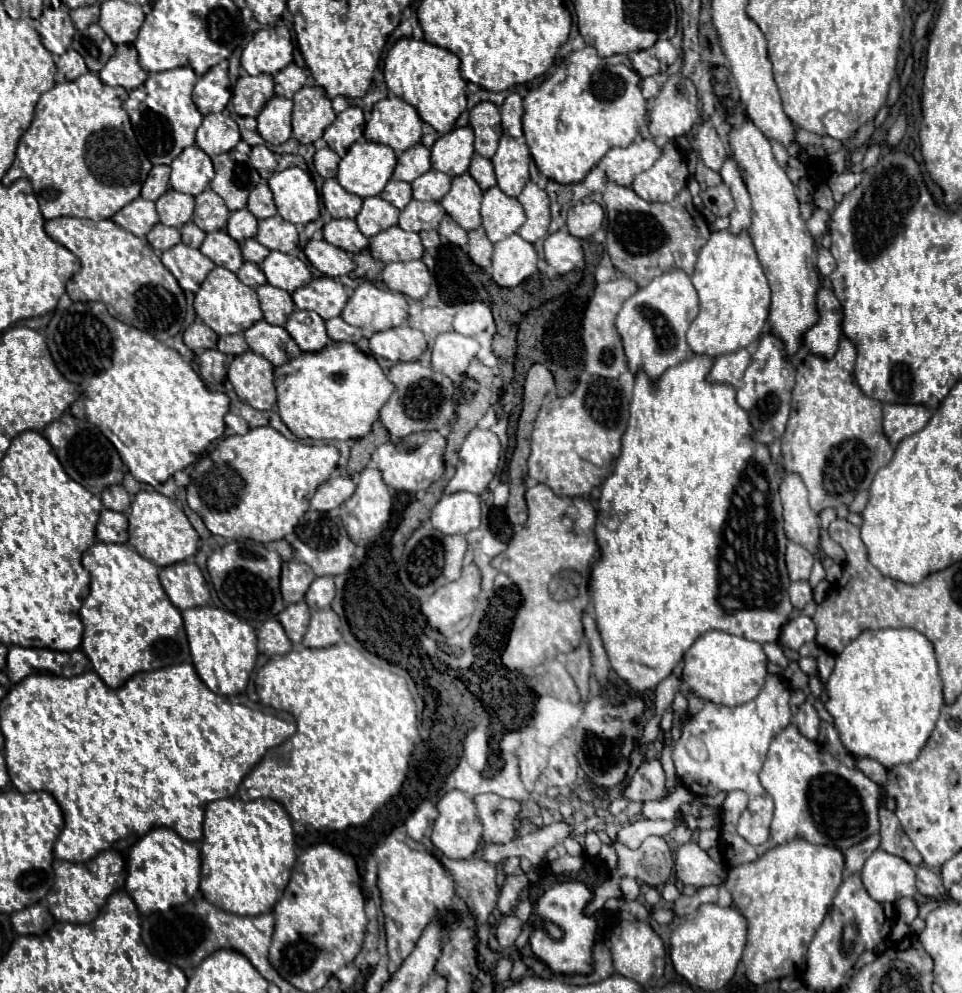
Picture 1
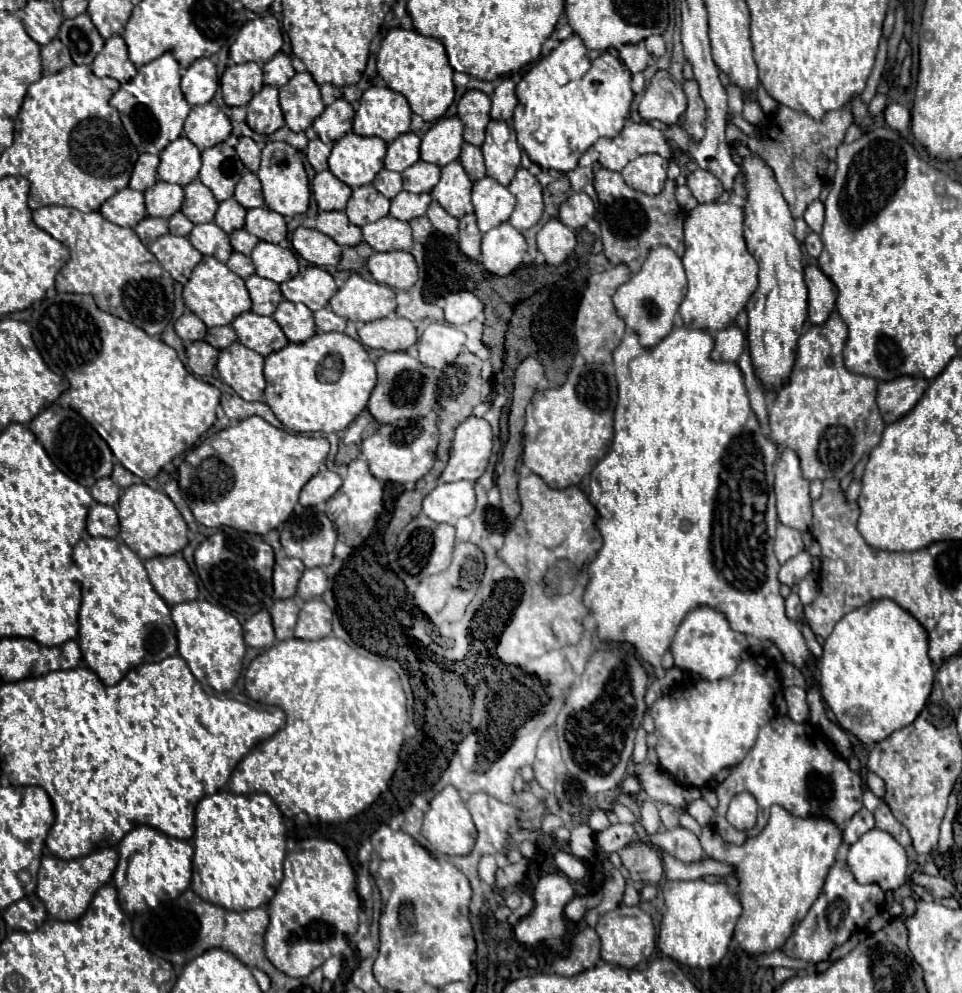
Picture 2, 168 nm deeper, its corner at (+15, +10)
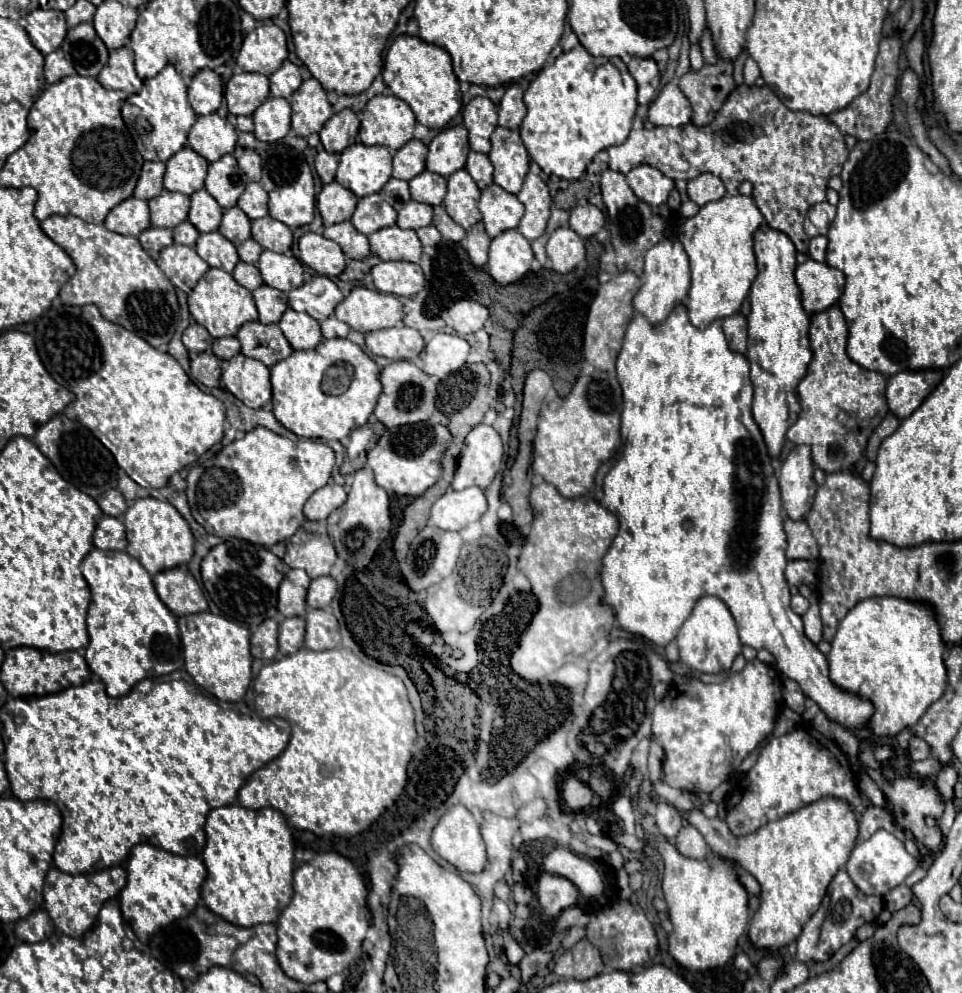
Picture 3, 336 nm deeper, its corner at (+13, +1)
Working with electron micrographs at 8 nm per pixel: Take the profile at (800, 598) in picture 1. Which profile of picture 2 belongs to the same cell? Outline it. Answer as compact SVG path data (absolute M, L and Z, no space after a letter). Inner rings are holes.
M804 550L798 556L790 558L786 564L782 564L778 578L782 584L788 584L790 588L794 588L810 572L812 572L812 556Z

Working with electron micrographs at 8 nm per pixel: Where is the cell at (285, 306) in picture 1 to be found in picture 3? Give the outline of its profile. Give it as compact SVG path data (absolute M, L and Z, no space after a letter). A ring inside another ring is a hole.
M260 285L258 289L252 291L256 307L258 307L258 321L262 323L278 323L282 313L288 309L286 295L274 287Z

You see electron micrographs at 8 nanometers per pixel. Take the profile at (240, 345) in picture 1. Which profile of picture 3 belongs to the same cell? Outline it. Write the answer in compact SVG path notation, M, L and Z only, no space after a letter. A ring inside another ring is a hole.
M220 337L220 339L214 339L212 351L220 359L230 359L230 357L234 357L234 355L240 353L240 341L236 337Z

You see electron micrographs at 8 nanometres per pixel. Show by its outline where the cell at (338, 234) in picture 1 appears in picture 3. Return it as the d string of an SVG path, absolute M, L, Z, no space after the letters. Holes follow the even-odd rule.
M342 221L324 229L324 237L336 241L348 259L364 259L370 255L368 237L354 229L350 221Z

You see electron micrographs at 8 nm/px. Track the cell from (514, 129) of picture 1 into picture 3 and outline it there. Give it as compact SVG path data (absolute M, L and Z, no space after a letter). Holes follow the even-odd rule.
M512 83L498 105L498 125L506 129L518 129L524 115L526 105L522 101L522 89L516 83Z

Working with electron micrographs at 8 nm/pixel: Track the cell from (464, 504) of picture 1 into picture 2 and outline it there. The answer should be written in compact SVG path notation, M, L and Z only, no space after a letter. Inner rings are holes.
M460 480L450 484L438 484L422 504L422 512L444 524L456 524L460 518L468 516L476 506L476 494L474 494L474 482Z

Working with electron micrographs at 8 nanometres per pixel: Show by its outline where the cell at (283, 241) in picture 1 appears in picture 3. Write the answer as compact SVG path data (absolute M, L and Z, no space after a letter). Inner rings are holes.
M270 215L252 221L252 239L256 239L264 249L270 249L274 253L286 253L292 247L290 229Z

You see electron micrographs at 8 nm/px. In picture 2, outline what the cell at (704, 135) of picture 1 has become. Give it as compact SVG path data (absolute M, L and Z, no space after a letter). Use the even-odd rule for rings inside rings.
M684 80L684 94L688 98L688 108L686 108L686 130L692 136L694 142L700 142L704 138L704 122L706 122L706 106L704 100L698 92L698 82L696 80Z

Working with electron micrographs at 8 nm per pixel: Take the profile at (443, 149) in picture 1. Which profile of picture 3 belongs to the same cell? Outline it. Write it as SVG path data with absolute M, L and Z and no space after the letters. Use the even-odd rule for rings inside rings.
M464 125L442 129L430 143L426 169L448 177L450 173L464 167L468 151L470 151L468 149L468 131Z

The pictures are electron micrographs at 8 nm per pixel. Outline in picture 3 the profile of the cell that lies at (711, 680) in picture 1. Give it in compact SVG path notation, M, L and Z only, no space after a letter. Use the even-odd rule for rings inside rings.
M702 597L692 615L686 619L682 625L676 645L680 649L680 661L688 665L694 671L700 673L720 673L728 671L734 663L734 659L742 653L742 643L738 639L738 629L736 623L728 611L728 607L718 599L718 597Z

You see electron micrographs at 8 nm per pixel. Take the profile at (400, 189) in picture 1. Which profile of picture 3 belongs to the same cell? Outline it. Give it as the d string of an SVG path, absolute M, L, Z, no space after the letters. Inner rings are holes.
M392 177L392 179L384 185L382 193L384 193L384 199L386 199L396 211L400 211L402 205L404 205L406 201L410 201L408 181L402 181L402 179L394 179L394 177Z

